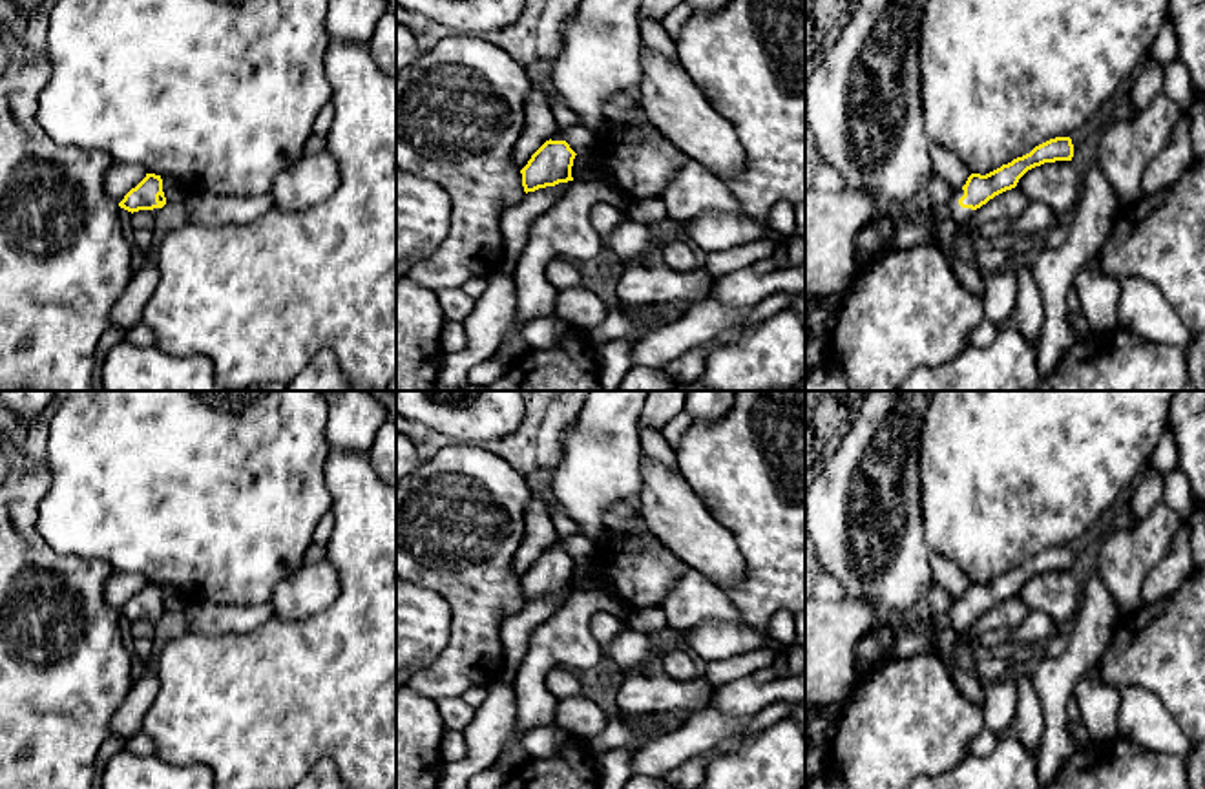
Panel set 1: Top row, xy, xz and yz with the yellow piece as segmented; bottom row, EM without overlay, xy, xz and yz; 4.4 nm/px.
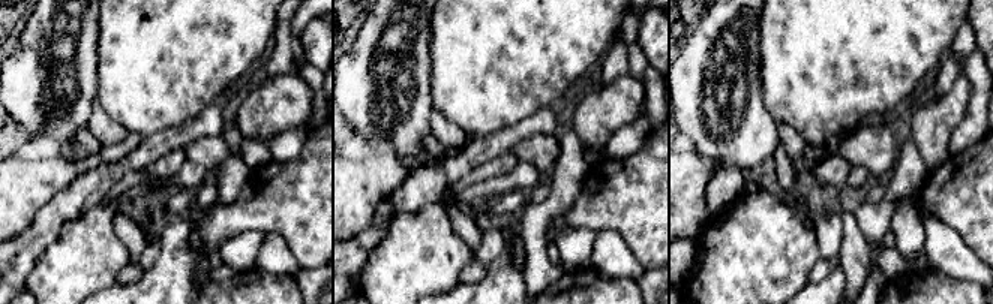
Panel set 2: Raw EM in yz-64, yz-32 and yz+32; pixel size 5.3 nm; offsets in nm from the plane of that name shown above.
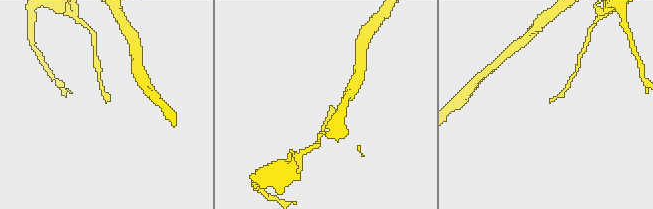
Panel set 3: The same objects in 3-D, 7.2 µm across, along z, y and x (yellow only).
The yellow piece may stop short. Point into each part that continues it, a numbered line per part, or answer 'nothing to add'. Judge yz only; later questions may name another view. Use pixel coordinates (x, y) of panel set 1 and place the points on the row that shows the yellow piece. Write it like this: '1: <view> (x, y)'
1: yz (959, 214)

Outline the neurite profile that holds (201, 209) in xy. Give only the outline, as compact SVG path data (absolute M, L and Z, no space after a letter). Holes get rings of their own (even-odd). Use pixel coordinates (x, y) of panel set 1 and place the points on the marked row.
M188 192L184 199L186 217L201 226L228 226L257 221L274 210L267 195L219 195Z

